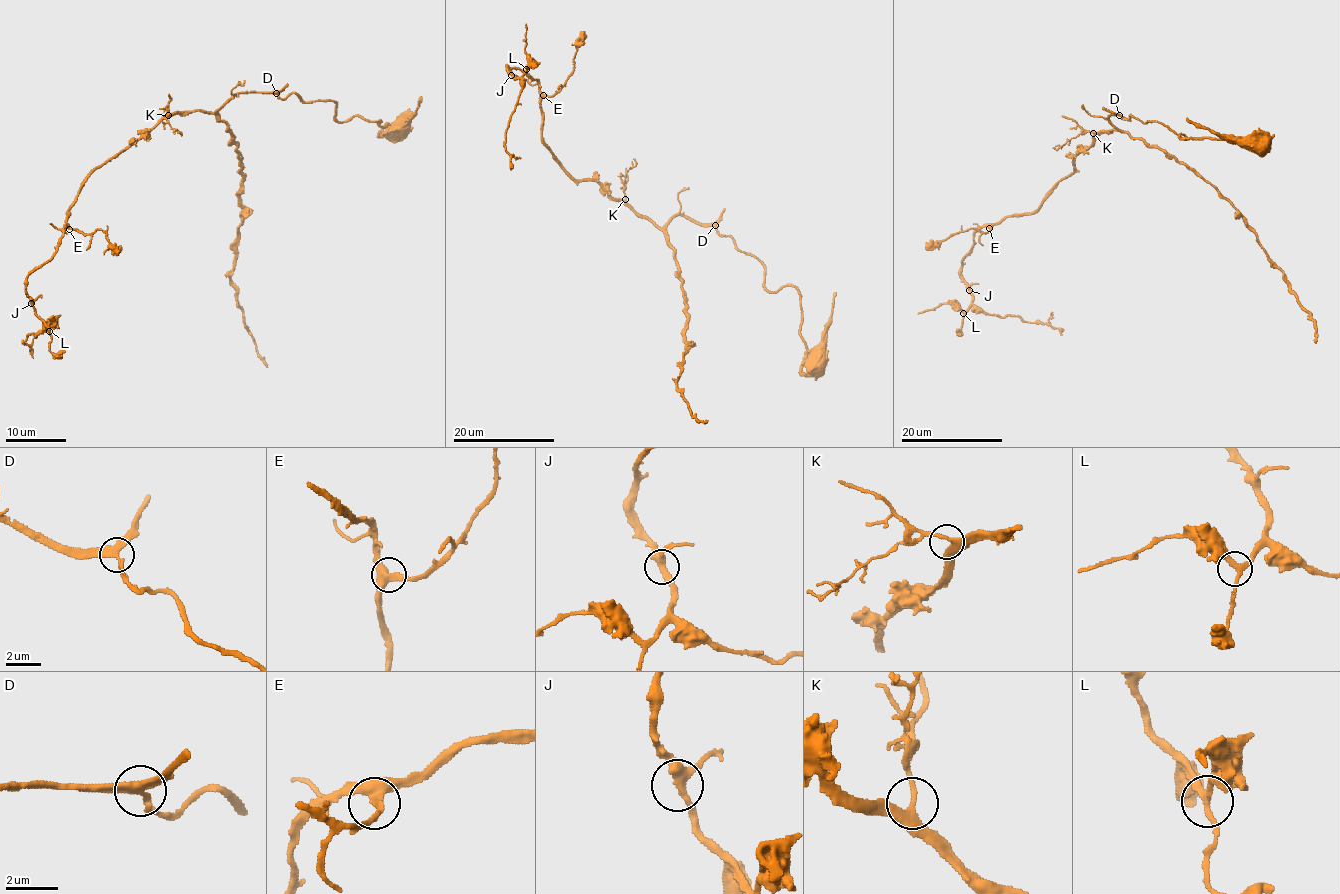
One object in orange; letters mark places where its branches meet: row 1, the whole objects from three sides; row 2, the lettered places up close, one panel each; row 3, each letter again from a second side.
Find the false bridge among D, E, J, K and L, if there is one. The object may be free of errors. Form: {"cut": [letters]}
{"cut": []}

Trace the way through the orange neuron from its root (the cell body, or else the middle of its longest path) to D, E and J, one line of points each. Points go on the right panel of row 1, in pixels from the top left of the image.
D: (1256, 145), (1250, 148), (1245, 141), (1180, 138), (1181, 134), (1185, 137), (1159, 122), (1119, 115)
E: (1256, 145), (1180, 138), (1159, 122), (1112, 114), (1121, 131), (1098, 134), (1033, 211), (1007, 215), (989, 228)
J: (1256, 145), (1180, 138), (1112, 114), (1121, 131), (1098, 134), (1033, 211), (977, 230), (961, 262), (969, 290)

